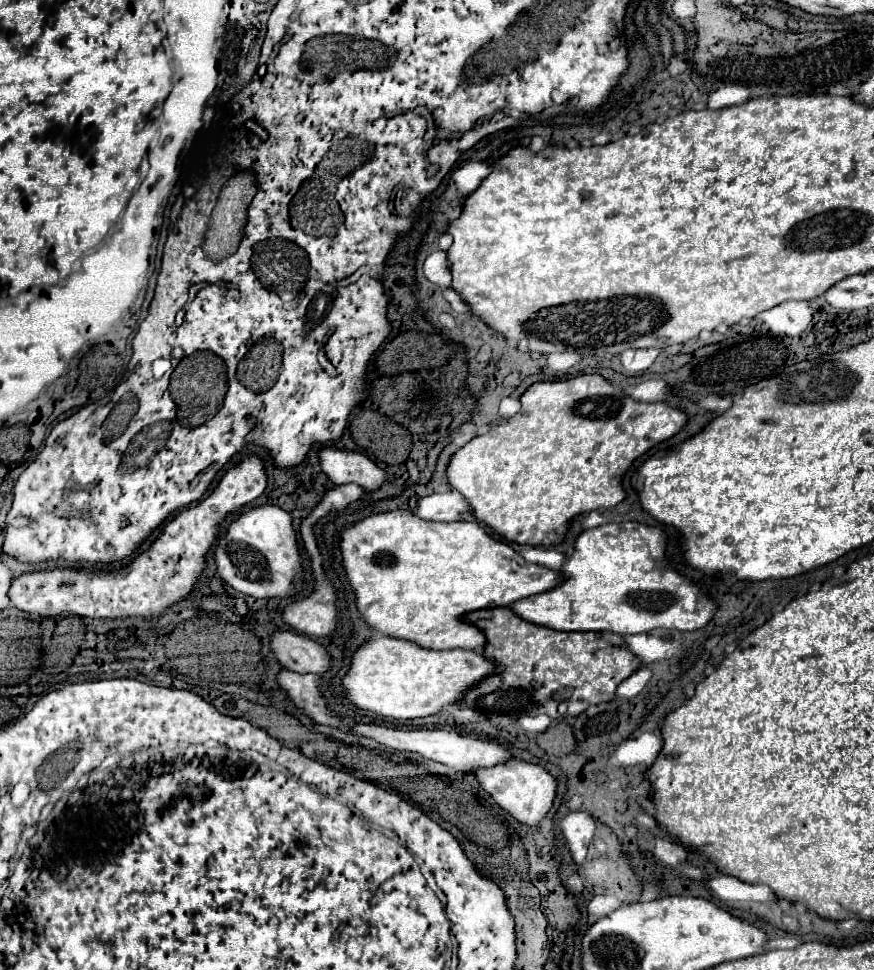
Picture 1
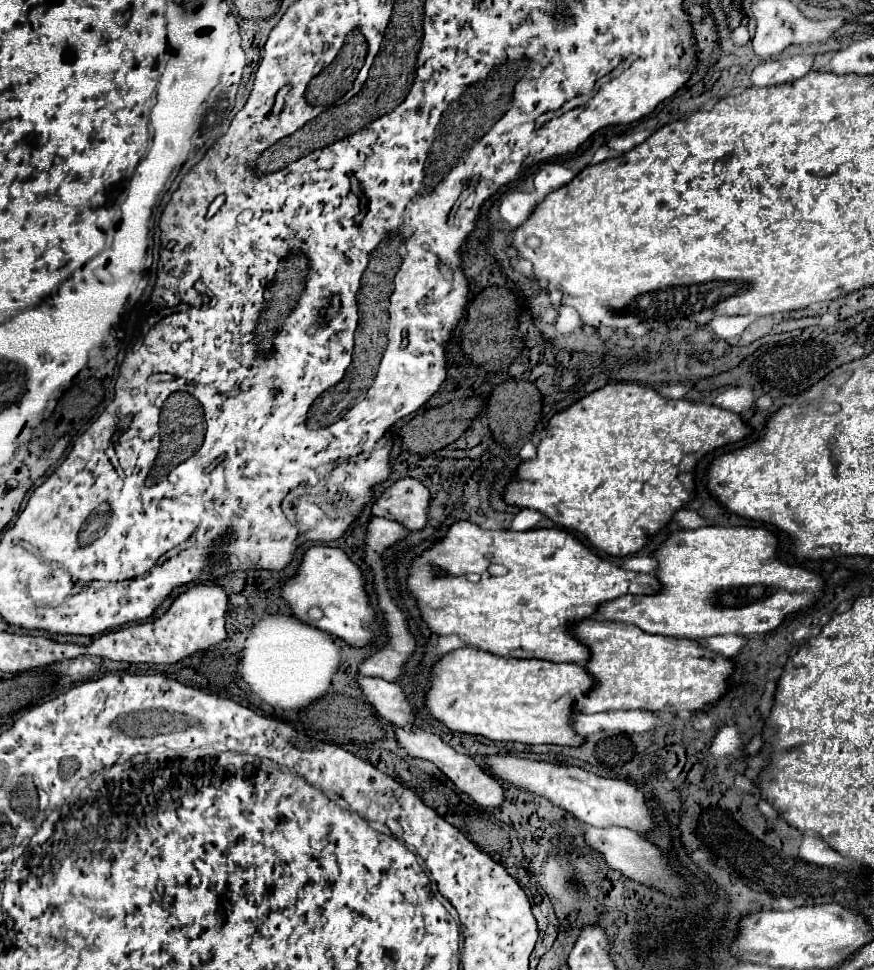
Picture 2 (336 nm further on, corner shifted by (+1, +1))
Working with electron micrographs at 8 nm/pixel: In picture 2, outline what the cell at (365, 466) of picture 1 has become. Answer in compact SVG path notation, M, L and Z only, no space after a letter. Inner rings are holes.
M414 478L398 480L372 506L374 516L396 520L410 532L420 532L428 524L430 490Z

